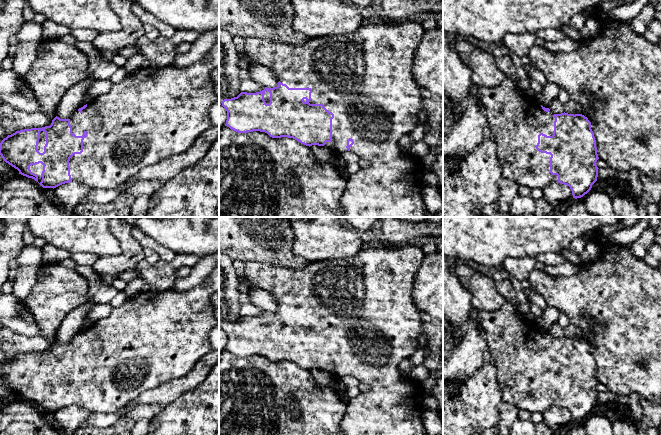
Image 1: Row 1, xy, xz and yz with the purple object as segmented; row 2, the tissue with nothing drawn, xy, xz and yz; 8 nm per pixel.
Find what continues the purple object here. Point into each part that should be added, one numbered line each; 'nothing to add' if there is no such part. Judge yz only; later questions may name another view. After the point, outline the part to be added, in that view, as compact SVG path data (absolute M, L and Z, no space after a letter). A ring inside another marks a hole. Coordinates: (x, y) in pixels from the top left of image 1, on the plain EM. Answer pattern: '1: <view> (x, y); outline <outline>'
1: yz (515, 345); outline M508 301L496 311L479 311L479 319L480 326L487 336L487 350L496 364L502 402L529 412L544 412L551 406L557 406L558 400L550 397L551 379L536 373L540 357L553 359L554 338L551 335L544 335L535 321L524 320L518 314L517 305Z

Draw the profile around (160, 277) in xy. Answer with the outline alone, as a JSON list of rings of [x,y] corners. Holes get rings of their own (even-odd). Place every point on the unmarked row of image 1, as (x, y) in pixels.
[[[176,254],[171,261],[159,260],[156,265],[142,259],[137,265],[138,278],[144,280],[153,291],[166,291],[174,288],[177,271],[182,266],[194,267],[202,257],[193,254]]]

